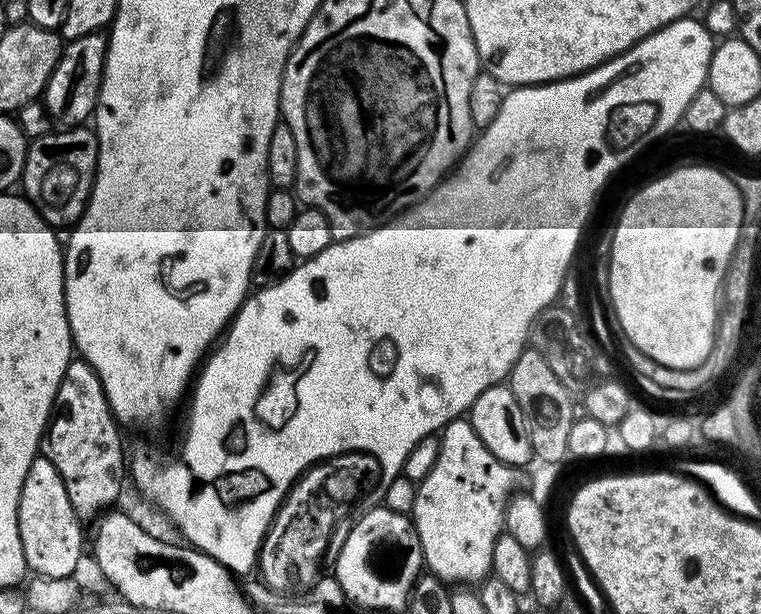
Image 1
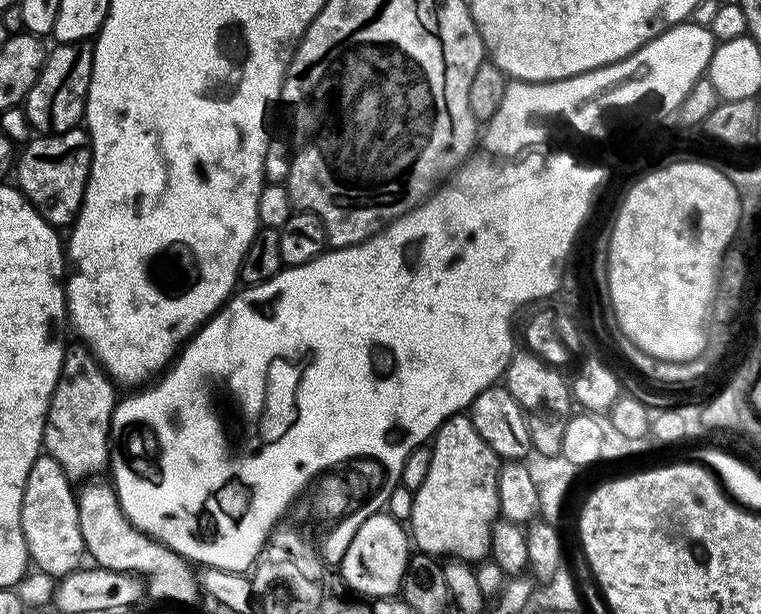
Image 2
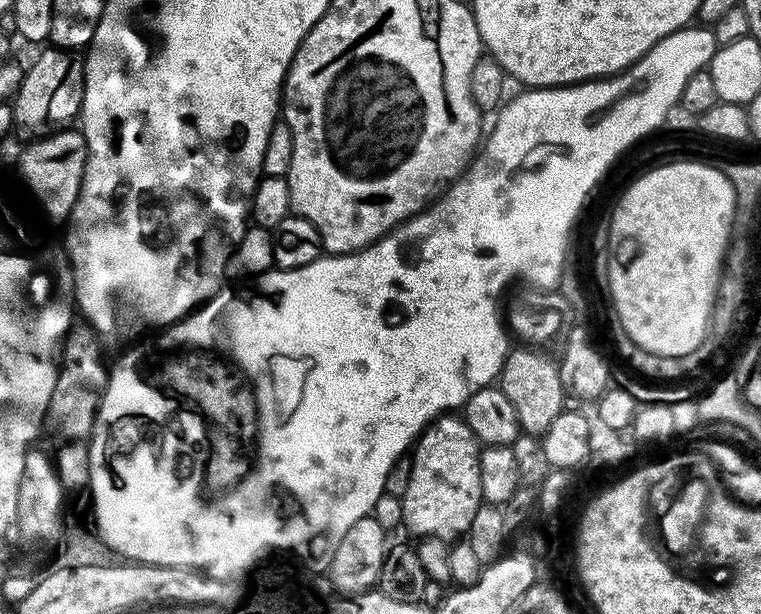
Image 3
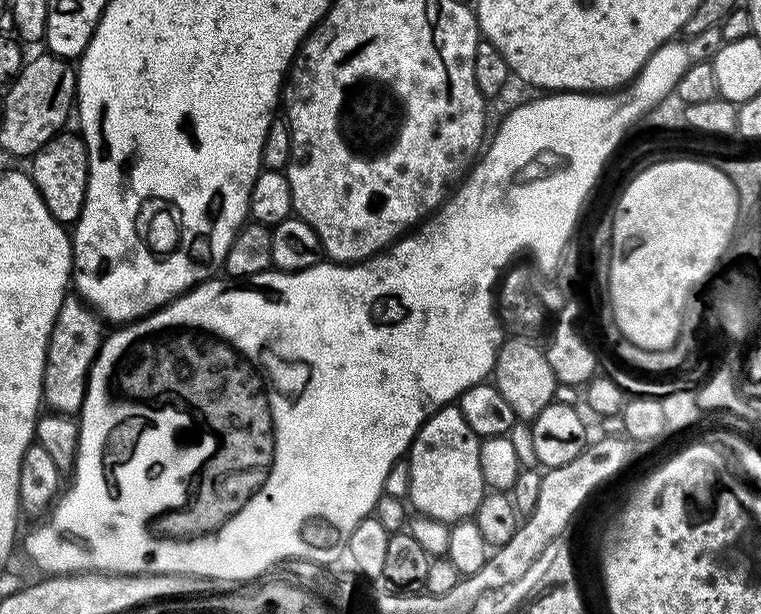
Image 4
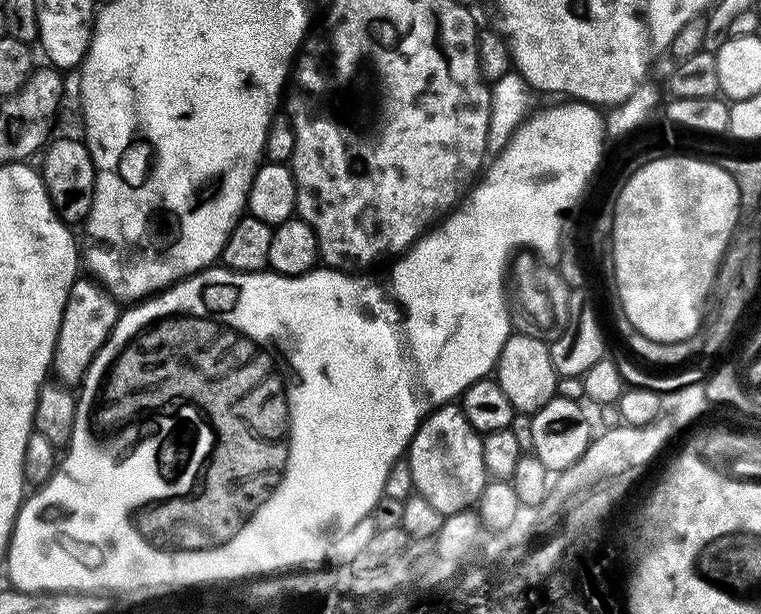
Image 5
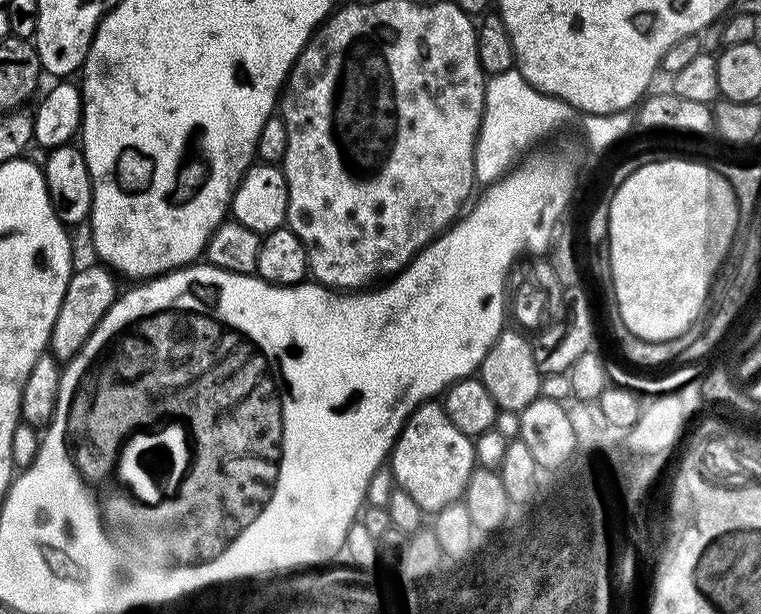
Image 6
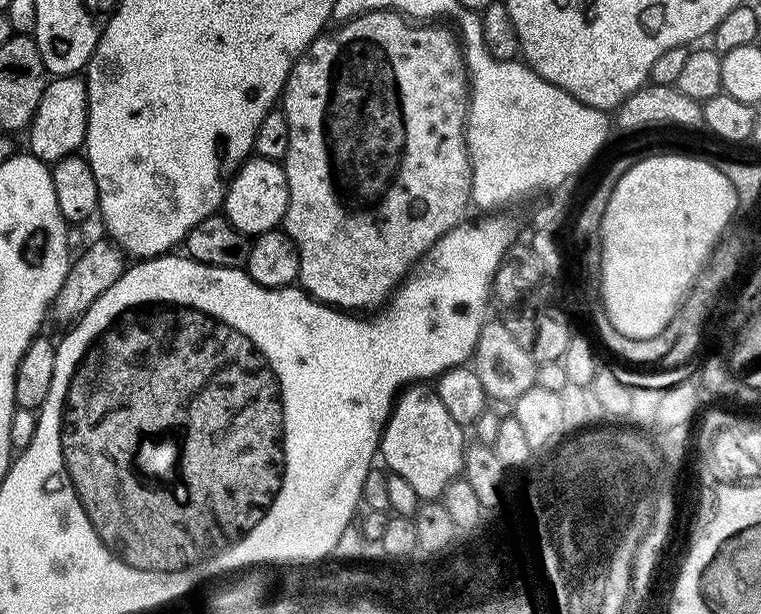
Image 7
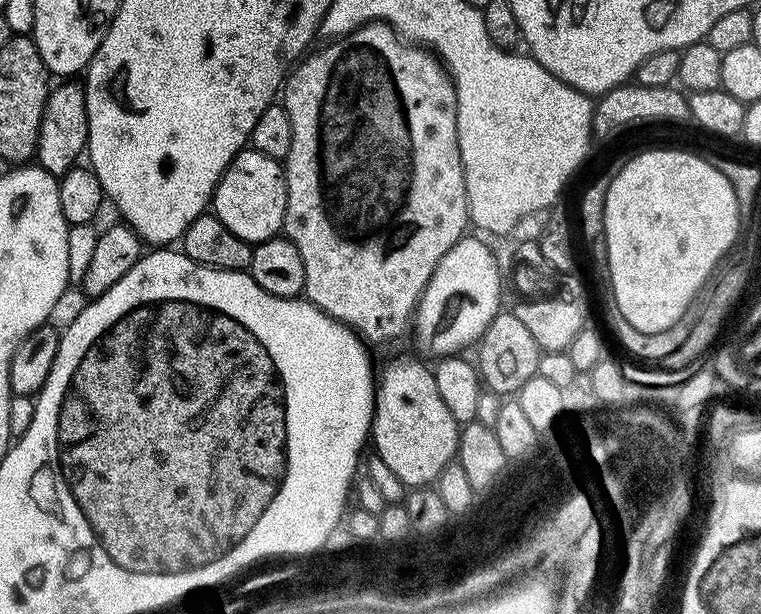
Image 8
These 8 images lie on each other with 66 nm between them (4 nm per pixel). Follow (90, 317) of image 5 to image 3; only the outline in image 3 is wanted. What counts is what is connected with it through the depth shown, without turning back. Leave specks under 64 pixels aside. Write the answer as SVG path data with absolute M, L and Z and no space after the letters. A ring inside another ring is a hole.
M86 322L73 323L62 341L54 394L50 394L46 420L49 425L52 423L58 435L64 436L65 441L87 441L96 427L96 411L100 405L100 396L104 393L104 385L108 382L106 364L104 368L100 361L100 344L101 337Z

